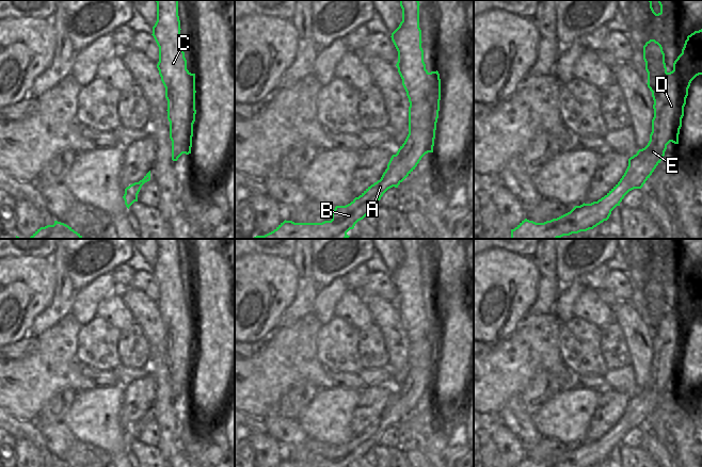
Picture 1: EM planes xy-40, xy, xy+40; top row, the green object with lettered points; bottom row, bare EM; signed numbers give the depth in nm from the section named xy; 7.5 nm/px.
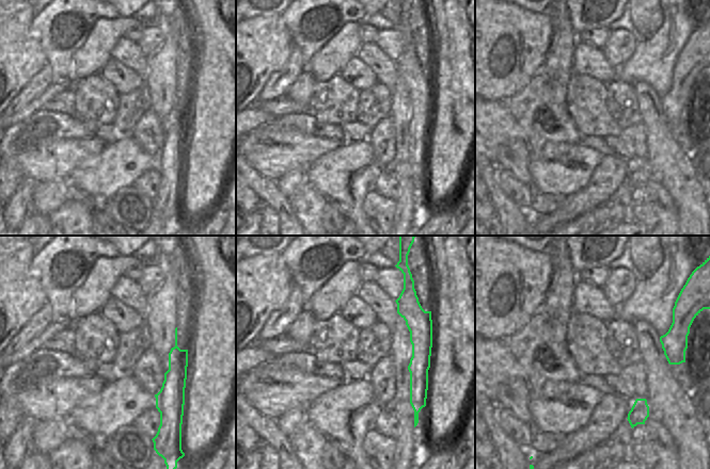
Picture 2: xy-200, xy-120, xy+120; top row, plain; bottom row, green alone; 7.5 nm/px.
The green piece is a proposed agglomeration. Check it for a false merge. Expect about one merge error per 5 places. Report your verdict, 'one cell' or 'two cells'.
two cells

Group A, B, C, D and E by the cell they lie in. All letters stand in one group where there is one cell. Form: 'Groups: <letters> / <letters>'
Groups: A B D E / C.

